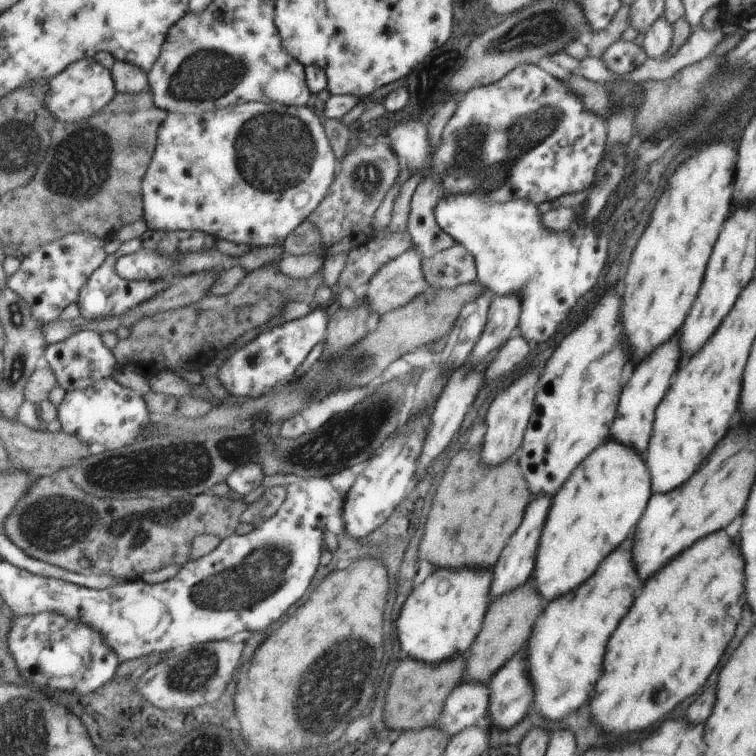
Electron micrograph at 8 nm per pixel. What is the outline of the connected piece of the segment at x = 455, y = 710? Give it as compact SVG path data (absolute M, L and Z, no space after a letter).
M464 681L464 684L456 688L451 696L448 697L443 717L440 718L437 726L443 731L450 733L452 738L466 727L483 723L489 714L489 694L489 682L480 684L476 681Z

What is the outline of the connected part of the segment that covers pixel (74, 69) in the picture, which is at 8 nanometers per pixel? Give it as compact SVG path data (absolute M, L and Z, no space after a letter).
M95 59L78 61L50 81L51 90L47 96L47 104L56 120L69 123L83 122L84 119L93 117L102 109L106 109L119 93L113 71Z

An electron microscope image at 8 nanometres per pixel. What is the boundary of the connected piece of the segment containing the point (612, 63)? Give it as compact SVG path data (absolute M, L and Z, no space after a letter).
M618 40L611 44L600 58L605 62L606 68L619 77L630 74L646 59L647 53L643 47L637 46L632 41Z

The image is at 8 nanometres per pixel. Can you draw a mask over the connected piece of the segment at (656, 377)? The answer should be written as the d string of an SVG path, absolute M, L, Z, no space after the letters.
M674 334L670 342L664 342L664 346L658 346L651 352L651 355L637 364L633 370L632 378L628 379L628 384L624 386L623 396L620 397L619 412L616 420L616 430L612 430L612 436L620 442L628 442L630 446L636 446L636 450L644 452L652 434L652 420L654 420L654 410L664 398L664 394L670 388L670 378L678 368L680 360L680 344L678 344L680 334Z

